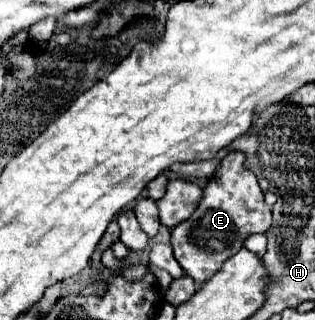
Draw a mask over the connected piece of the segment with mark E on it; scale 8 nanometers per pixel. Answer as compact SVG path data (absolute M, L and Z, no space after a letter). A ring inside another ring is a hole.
M229 151L219 163L215 175L203 187L203 199L199 201L195 213L171 229L171 245L175 259L195 281L213 277L227 257L235 255L243 241L253 233L265 233L271 227L271 209L263 201L263 191L259 189L257 177L245 167L243 151ZM223 169L243 169L239 175L221 173Z

